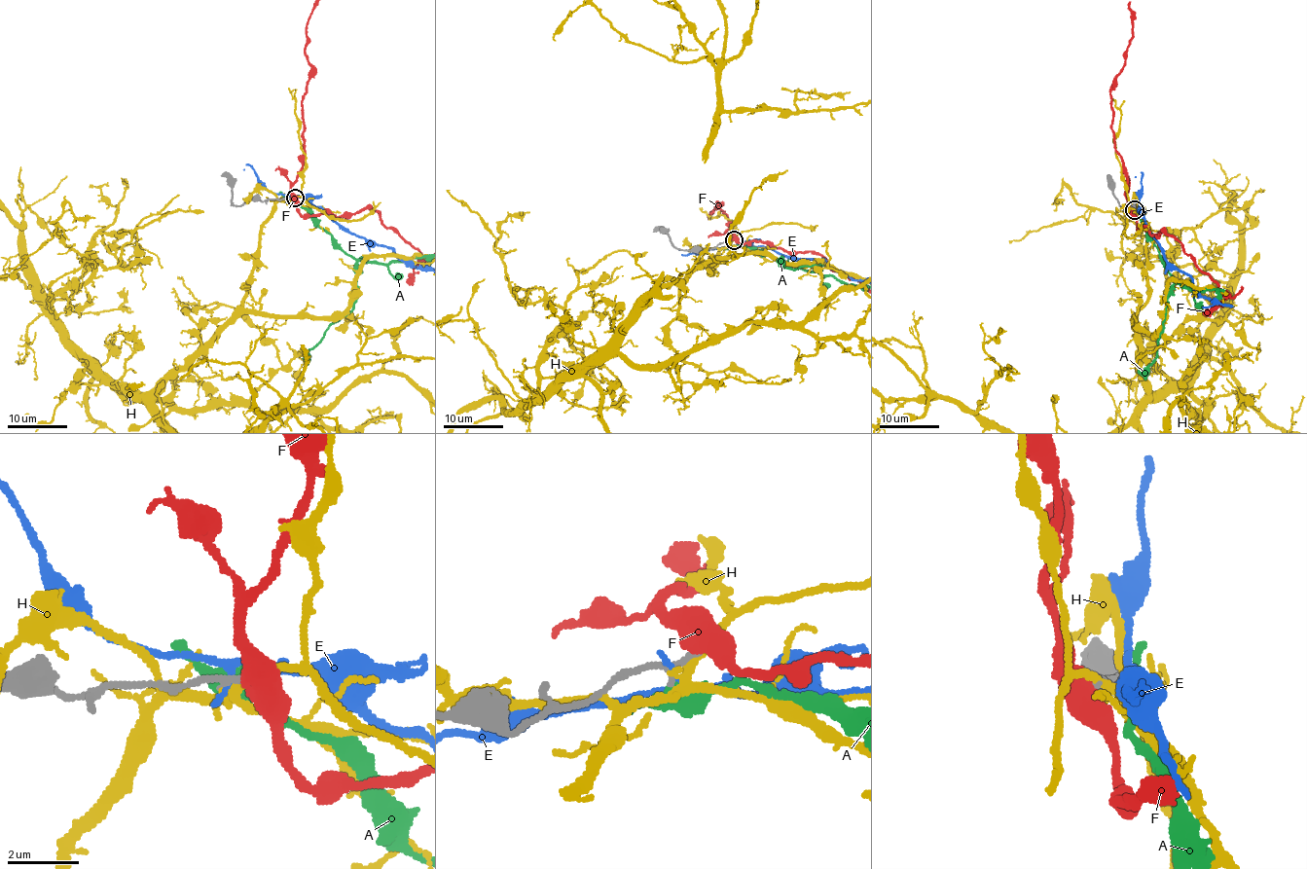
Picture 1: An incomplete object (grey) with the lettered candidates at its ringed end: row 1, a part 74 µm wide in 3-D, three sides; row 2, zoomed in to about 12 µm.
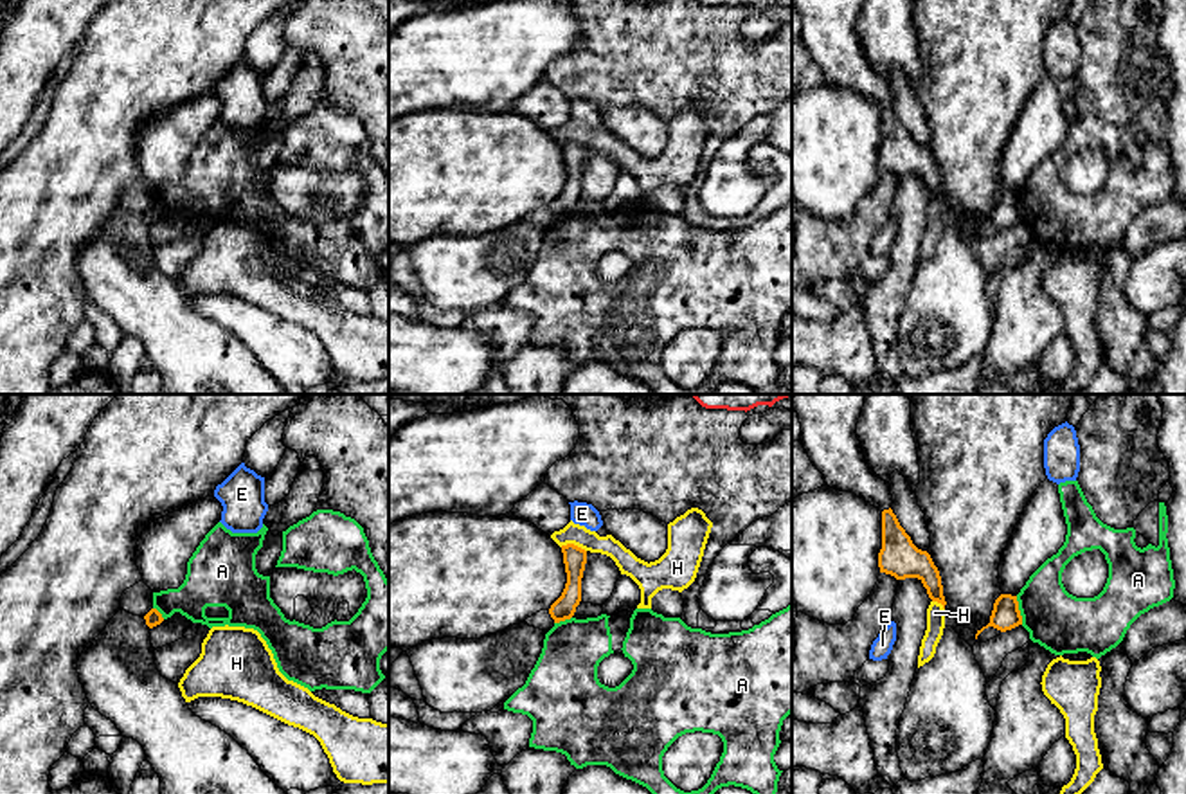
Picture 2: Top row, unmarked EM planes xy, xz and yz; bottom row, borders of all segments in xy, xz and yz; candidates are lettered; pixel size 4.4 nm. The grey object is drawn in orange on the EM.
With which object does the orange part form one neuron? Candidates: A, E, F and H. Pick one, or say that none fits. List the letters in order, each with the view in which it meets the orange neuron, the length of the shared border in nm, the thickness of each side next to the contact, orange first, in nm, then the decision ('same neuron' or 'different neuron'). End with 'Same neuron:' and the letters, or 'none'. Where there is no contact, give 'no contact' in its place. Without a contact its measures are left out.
A: contact in yz; length 130 nm; calibres 130 and 280 nm; different neuron
E: no contact; different neuron
F: no contact; different neuron
H: contact in xz; length 120 nm; calibres 110 and 100 nm; different neuron
Same neuron: none

